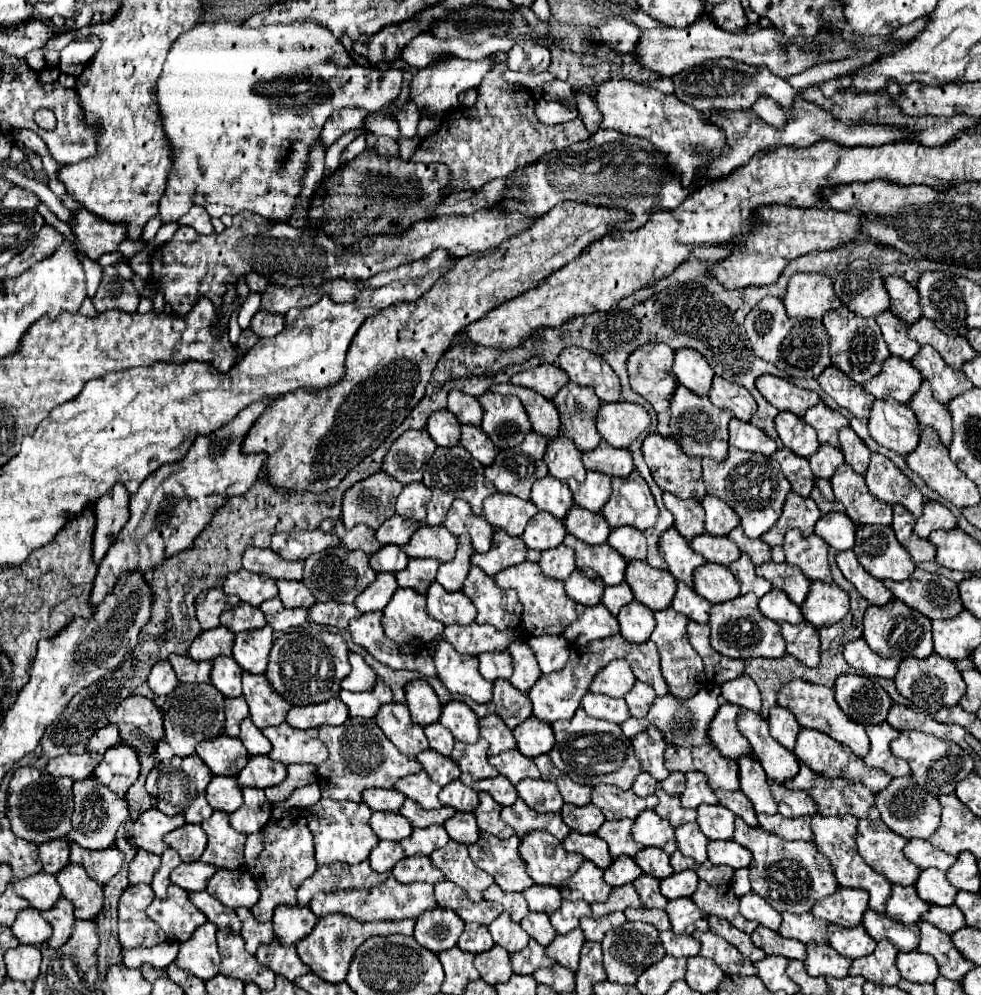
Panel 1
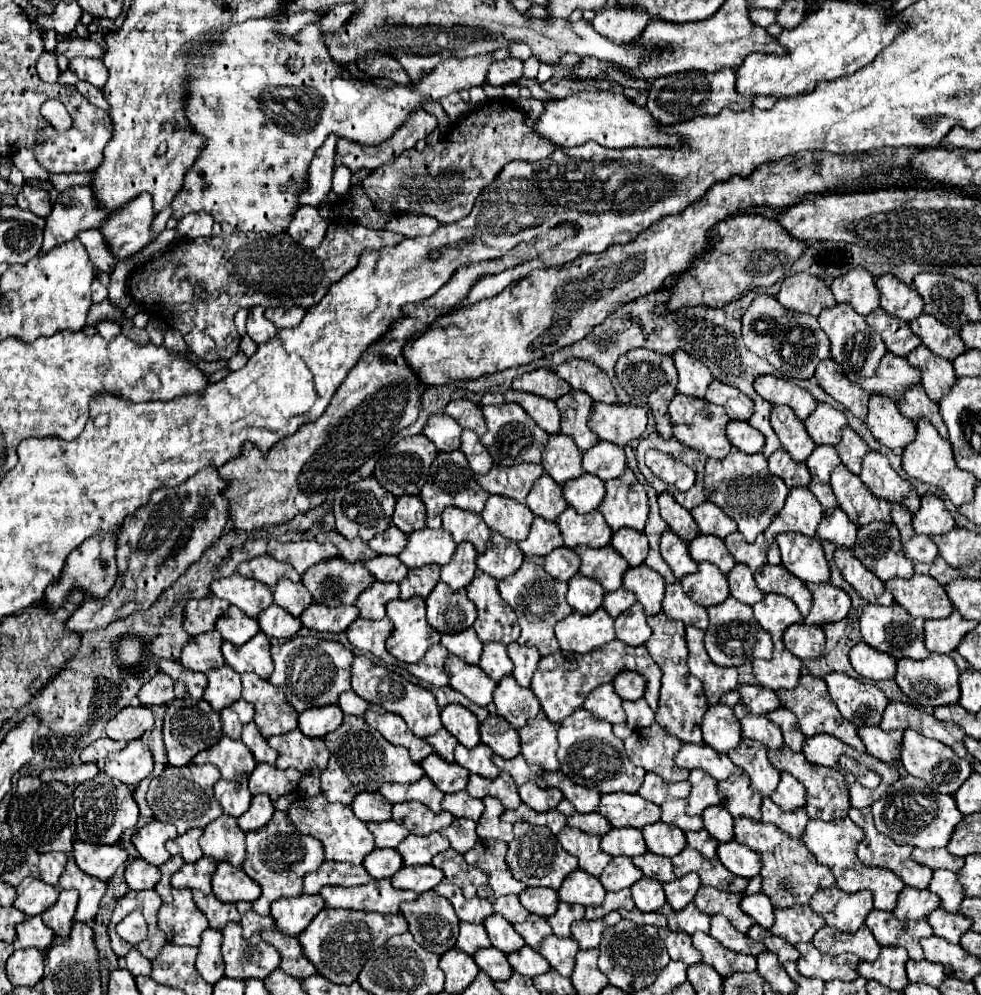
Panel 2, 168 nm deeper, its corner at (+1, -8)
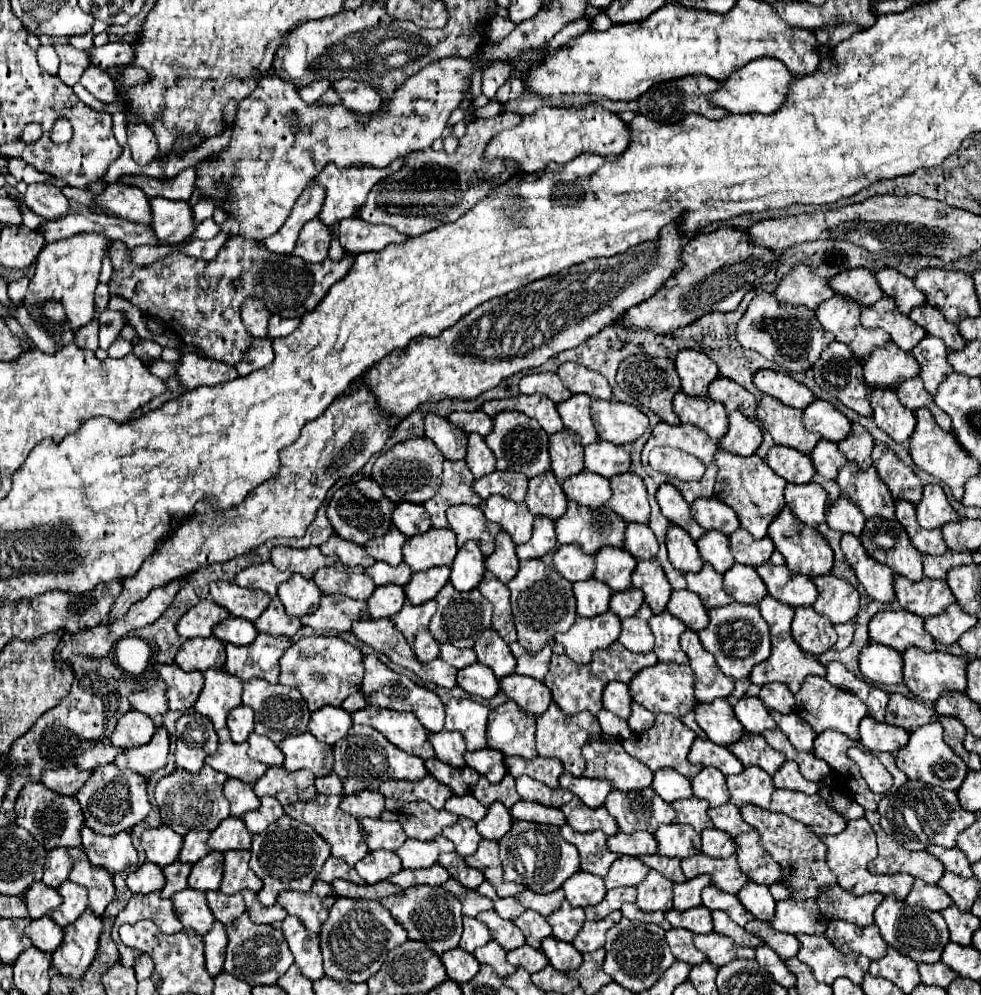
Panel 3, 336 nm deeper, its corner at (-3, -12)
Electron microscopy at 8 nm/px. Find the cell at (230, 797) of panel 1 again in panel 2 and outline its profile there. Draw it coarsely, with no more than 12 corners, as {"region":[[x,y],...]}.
{"region":[[247,782],[215,784],[225,814],[239,818],[251,804]]}

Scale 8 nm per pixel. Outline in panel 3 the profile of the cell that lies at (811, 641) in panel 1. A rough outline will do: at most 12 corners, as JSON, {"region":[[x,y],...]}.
{"region":[[811,606],[795,610],[791,628],[805,654],[837,640],[829,618]]}

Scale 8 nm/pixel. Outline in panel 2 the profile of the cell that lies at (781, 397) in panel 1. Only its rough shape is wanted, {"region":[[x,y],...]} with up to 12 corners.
{"region":[[769,374],[755,390],[771,404],[787,404],[805,420],[817,406],[797,384]]}

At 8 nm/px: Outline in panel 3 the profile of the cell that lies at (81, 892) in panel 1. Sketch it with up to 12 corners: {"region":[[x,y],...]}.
{"region":[[69,848],[69,880],[89,890],[89,908],[101,916],[115,896],[111,874],[89,866],[81,848]]}

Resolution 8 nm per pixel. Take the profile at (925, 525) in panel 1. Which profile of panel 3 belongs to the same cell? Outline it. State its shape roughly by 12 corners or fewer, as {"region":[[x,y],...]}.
{"region":[[925,486],[917,506],[917,522],[935,530],[957,522],[959,514],[947,502],[943,488]]}

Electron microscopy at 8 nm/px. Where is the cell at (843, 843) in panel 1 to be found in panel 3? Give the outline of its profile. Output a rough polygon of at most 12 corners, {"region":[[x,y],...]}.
{"region":[[865,818],[823,836],[827,866],[855,894],[903,900],[909,874],[875,876],[875,832]]}

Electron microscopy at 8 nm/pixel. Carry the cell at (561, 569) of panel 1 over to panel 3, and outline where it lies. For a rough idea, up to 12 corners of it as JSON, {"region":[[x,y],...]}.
{"region":[[559,546],[555,570],[569,582],[593,574],[593,556],[579,546]]}

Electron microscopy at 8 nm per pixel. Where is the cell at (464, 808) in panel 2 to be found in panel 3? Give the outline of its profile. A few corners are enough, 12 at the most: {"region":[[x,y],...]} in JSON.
{"region":[[451,796],[445,810],[483,820],[487,808],[473,796]]}

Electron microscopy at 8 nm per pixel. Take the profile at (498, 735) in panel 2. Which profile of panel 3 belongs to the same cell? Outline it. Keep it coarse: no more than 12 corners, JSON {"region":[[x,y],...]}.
{"region":[[515,702],[491,712],[489,748],[535,758],[535,718]]}

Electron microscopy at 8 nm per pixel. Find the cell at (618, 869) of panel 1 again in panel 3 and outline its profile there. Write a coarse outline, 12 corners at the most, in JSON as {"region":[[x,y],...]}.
{"region":[[619,856],[605,876],[607,890],[637,886],[649,868]]}

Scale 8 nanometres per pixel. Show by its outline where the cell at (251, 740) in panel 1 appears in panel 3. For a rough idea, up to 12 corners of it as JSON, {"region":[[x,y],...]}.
{"region":[[255,732],[249,736],[249,758],[283,766],[275,742]]}

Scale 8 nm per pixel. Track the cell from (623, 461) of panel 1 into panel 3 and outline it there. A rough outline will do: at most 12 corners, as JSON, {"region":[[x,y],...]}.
{"region":[[607,440],[585,446],[585,468],[603,478],[623,474],[627,446]]}

